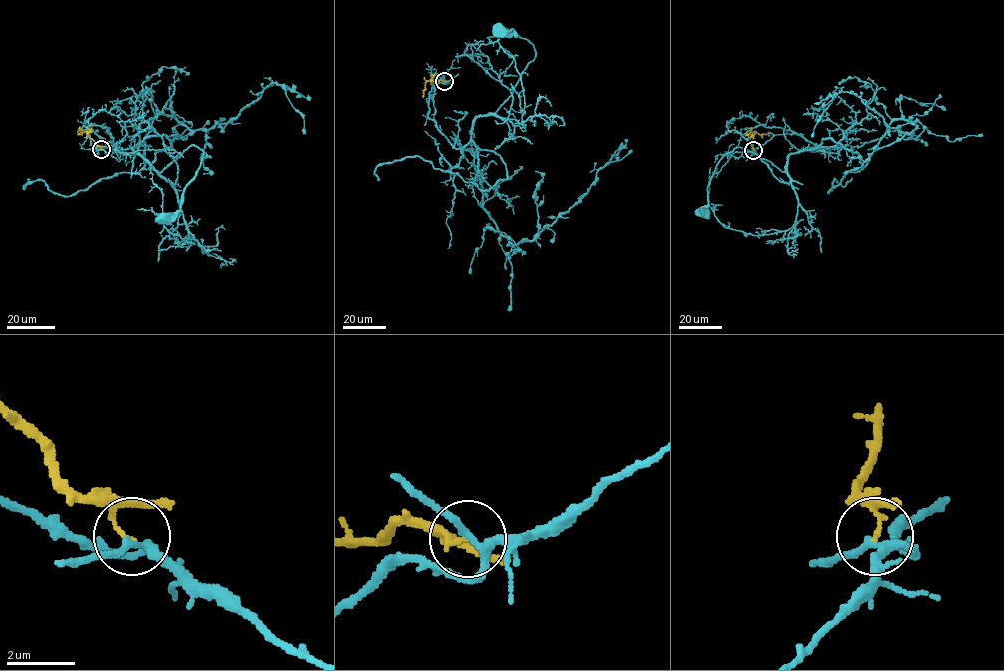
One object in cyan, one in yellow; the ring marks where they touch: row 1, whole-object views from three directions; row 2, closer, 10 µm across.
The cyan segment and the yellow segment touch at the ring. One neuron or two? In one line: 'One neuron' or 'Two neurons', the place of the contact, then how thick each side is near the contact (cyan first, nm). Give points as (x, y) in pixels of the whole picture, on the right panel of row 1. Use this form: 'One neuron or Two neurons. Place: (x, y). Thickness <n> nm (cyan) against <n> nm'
Two neurons. Place: (753, 150). Thickness 160 nm (cyan) against 130 nm

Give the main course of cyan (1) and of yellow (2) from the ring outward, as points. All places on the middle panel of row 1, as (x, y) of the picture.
1: (444, 81), (434, 88), (434, 120), (462, 148), (474, 120), (496, 112), (534, 58), (528, 40), (500, 31)
2: (444, 81), (426, 81), (422, 97)

